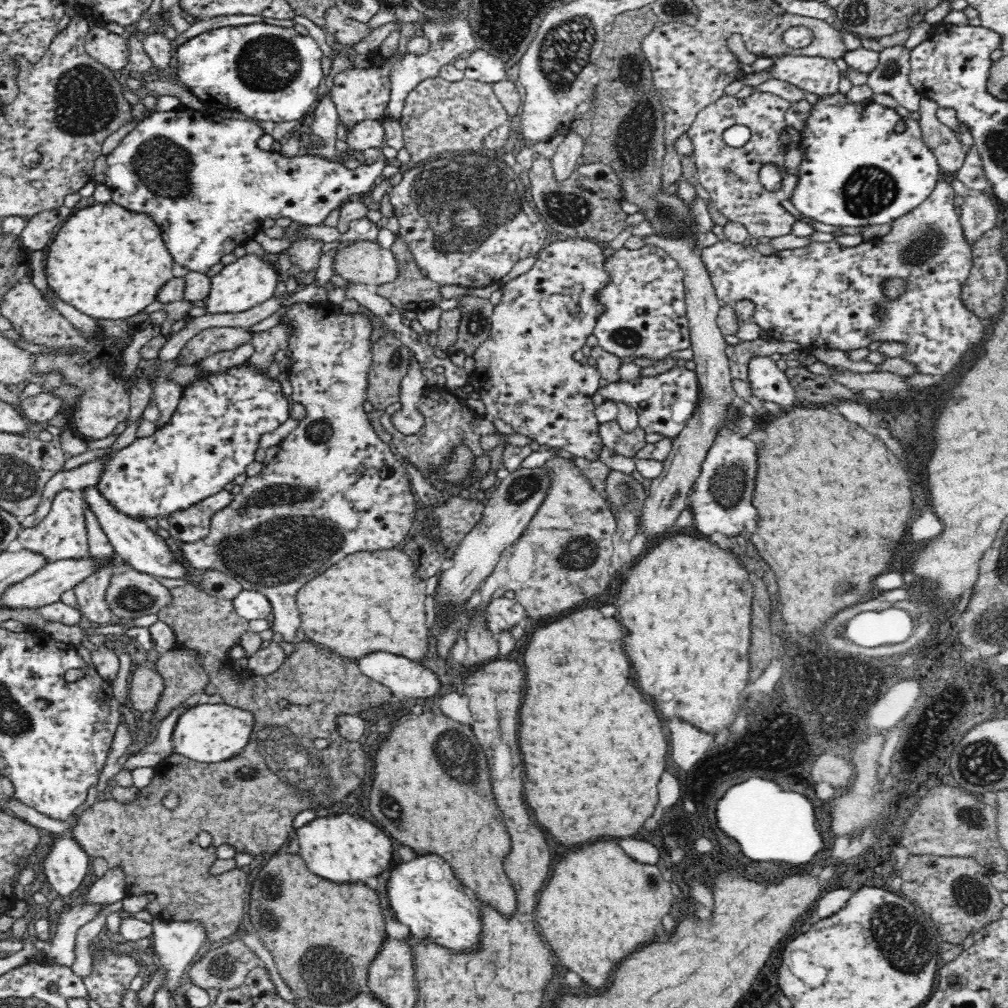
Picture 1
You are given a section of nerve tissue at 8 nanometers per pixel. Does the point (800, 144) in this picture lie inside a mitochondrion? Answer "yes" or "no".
no

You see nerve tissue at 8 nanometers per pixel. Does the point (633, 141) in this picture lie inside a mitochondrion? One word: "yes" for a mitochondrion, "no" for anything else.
yes

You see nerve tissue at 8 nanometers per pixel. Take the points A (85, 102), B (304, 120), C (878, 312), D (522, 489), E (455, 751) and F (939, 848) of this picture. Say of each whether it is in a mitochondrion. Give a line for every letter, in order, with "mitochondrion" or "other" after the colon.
A: mitochondrion
B: other
C: mitochondrion
D: mitochondrion
E: mitochondrion
F: other

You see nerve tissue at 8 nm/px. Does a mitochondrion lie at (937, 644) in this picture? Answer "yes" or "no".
no

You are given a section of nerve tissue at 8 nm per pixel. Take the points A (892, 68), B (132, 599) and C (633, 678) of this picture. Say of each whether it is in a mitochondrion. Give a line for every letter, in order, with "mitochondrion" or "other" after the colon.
A: mitochondrion
B: mitochondrion
C: other

